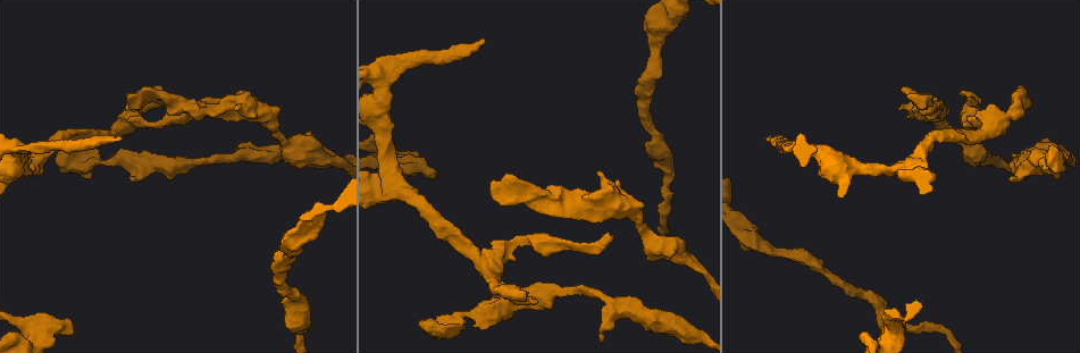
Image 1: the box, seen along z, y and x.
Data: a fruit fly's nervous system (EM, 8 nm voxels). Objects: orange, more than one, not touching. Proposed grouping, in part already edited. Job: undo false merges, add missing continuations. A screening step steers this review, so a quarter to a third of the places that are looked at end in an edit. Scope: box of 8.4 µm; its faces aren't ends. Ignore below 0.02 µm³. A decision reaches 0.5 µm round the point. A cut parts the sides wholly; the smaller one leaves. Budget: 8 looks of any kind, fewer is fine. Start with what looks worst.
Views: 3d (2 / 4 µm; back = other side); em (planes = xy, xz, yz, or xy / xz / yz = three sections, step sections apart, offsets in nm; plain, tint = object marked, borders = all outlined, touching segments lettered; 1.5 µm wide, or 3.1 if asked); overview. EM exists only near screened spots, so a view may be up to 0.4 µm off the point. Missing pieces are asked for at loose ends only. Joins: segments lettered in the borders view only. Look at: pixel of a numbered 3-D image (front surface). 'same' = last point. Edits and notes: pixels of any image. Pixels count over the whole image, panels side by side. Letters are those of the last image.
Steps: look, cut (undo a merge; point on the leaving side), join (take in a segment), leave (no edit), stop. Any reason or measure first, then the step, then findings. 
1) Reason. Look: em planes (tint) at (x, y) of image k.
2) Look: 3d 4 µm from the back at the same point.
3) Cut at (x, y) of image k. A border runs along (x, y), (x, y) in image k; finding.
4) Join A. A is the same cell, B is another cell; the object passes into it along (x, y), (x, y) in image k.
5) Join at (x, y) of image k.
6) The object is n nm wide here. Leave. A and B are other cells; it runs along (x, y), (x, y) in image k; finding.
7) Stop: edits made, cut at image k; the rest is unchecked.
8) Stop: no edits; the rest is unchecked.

Branch stops here. Look: 3d 4 µm at (1028, 100) of image 1.

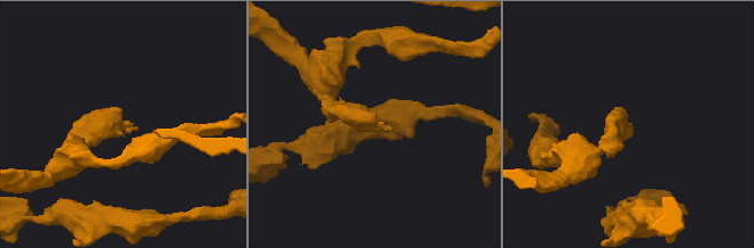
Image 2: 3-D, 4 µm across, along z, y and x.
Shape alone is not enough. Look: em 3.1 µm planes (borders) at (391, 128) of image 2.

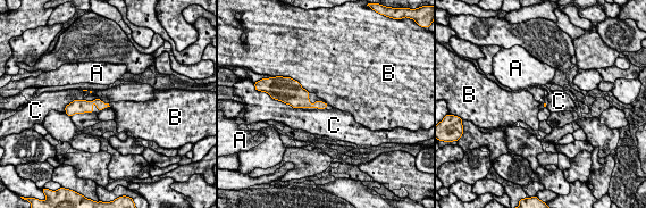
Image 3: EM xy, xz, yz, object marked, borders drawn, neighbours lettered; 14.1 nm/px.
The longest contact is with B, 280 nm. Leave. A, B and C are other cells; no lettered segment goes on from it.

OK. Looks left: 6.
An open end. Look: em xy step 8 (tint) at (129, 178) of image 1.

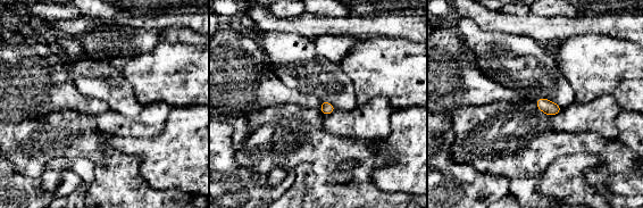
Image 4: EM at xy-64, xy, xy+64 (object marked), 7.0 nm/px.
Look: em planes (borders) at the same point.

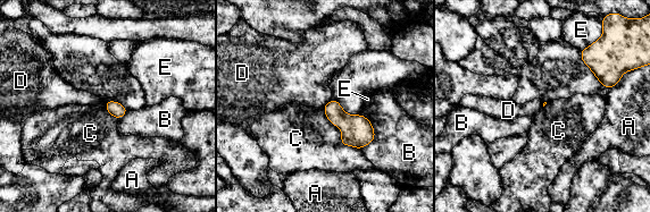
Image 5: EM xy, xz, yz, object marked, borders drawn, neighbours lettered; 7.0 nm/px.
Leave. A, B, C, D and E are other cells; a border runs along (322, 108), (341, 143), (360, 150) in image 5; none of them fits.

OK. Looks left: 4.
An open end. Look: em xz step 8 (tint) at (907, 115) of image 1.

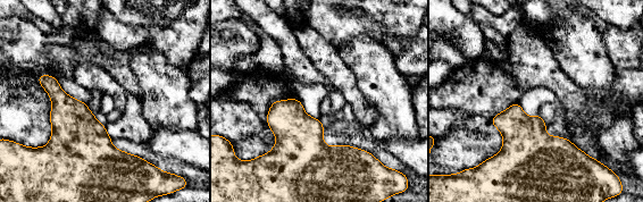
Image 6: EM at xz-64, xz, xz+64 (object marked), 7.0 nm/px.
Another direction. Look: em planes (tint) at the same point.

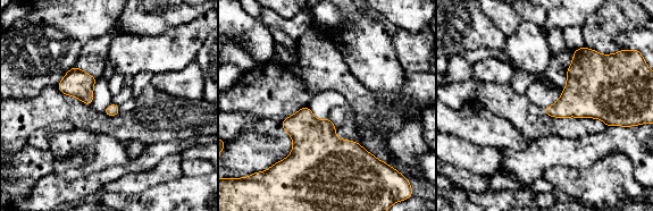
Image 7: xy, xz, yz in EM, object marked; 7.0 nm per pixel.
Look: em planes (borders) at the same point.

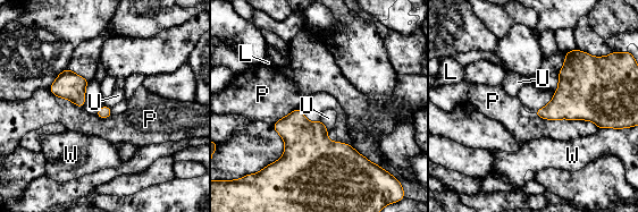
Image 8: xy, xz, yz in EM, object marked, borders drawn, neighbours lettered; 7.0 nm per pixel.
Leave. L, P, U and W are other cells; a border runs along (320, 120), (328, 130) in image 8; none of them fits.

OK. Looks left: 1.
Stop: no edits; the rest is unchecked.

